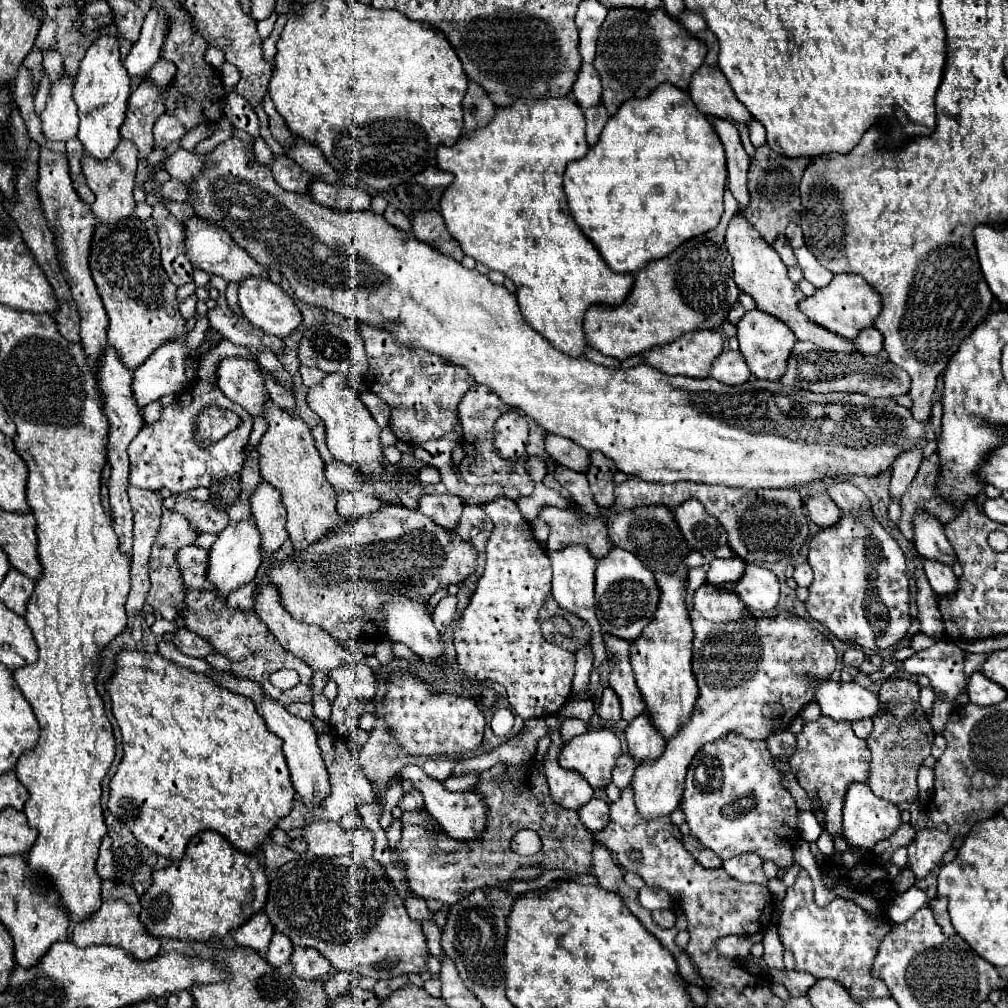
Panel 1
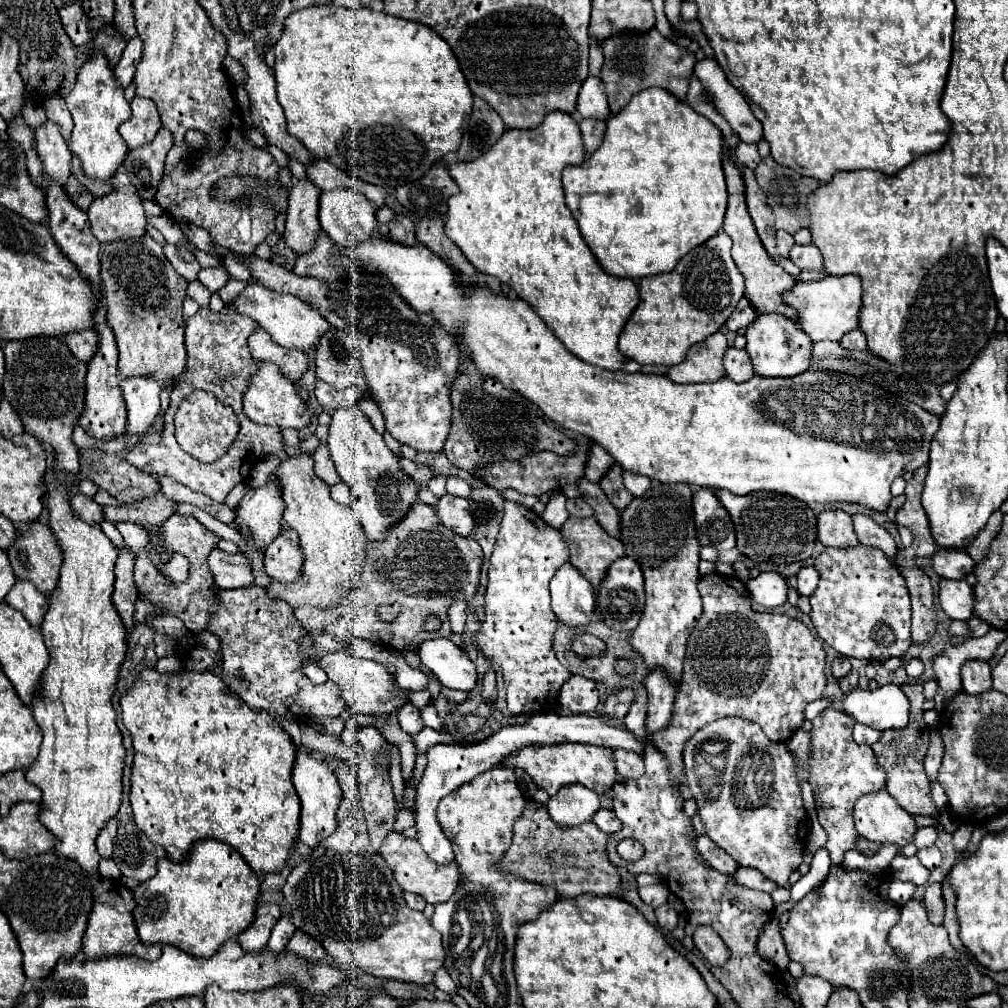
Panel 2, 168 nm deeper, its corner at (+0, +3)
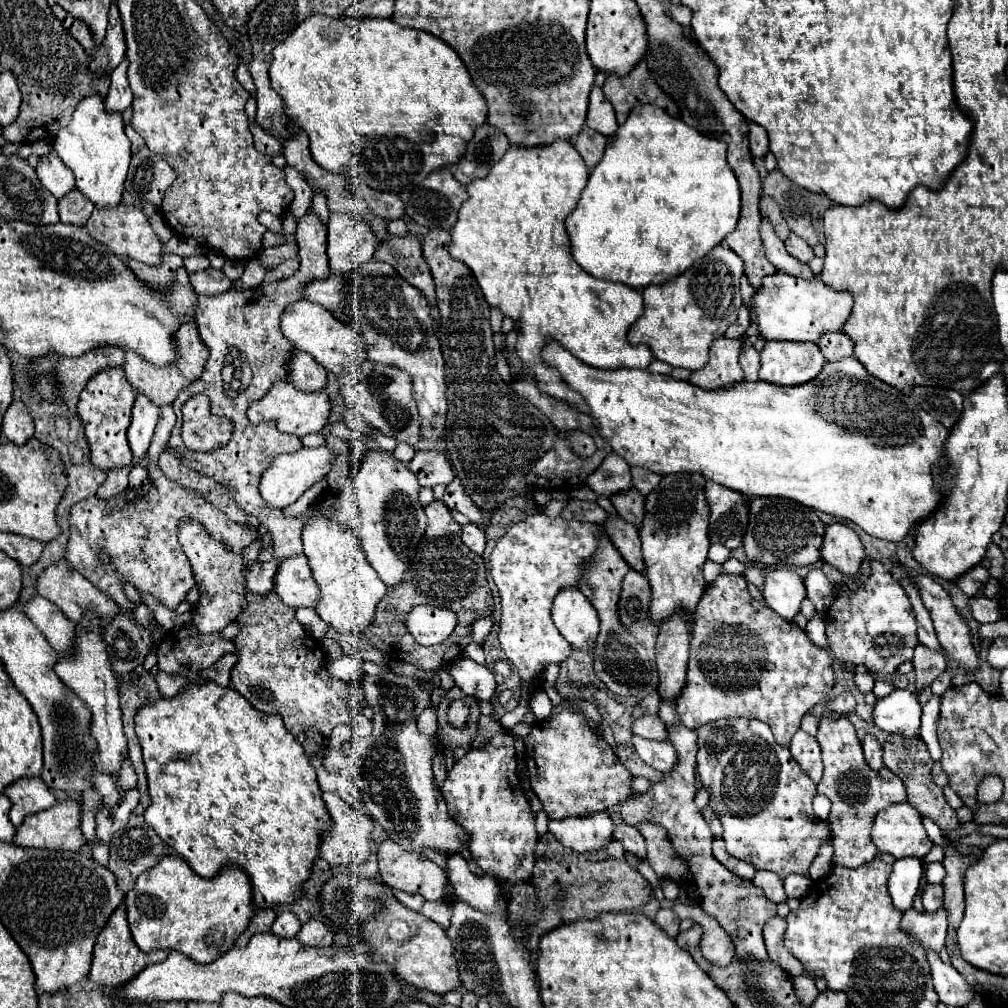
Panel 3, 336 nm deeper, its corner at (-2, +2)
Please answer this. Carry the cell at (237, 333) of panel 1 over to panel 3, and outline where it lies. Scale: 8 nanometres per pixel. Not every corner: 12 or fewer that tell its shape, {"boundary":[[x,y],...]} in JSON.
{"boundary":[[291,352],[287,382],[299,390],[319,392],[325,368],[307,352]]}

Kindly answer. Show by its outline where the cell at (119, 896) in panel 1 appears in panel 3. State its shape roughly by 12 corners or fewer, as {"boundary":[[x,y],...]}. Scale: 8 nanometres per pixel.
{"boundary":[[125,904],[109,916],[89,978],[121,986],[165,950],[143,952],[131,938]]}

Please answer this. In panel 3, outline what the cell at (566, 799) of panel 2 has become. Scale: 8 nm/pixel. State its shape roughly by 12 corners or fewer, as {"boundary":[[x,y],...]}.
{"boundary":[[607,812],[551,820],[549,832],[575,852],[613,838]]}

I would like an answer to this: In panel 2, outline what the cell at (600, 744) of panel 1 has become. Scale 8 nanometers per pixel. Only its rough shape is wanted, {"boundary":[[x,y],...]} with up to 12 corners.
{"boundary":[[583,743],[521,749],[505,759],[553,797],[565,785],[603,795],[613,749]]}

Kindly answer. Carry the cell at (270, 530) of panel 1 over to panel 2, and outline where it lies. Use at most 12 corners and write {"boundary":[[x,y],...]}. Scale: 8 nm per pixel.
{"boundary":[[283,527],[265,551],[265,571],[277,583],[301,577],[303,553]]}

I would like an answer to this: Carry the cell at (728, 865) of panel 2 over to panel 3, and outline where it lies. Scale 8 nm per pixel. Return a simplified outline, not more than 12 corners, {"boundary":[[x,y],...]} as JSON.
{"boundary":[[723,838],[713,840],[713,856],[729,872],[751,880],[757,872],[751,864],[733,858]]}

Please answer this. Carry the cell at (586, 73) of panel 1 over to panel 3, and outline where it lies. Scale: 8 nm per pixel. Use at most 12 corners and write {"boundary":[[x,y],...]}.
{"boundary":[[599,86],[591,88],[587,126],[617,130],[615,110]]}

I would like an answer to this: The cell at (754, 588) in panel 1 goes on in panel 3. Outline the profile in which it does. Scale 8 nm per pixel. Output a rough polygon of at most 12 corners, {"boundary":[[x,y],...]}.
{"boundary":[[785,568],[765,576],[763,598],[793,620],[805,598],[803,580]]}

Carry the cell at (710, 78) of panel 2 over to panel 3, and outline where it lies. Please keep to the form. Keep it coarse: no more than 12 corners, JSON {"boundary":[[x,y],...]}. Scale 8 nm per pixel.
{"boundary":[[749,120],[749,148],[765,156],[769,138],[763,126]]}

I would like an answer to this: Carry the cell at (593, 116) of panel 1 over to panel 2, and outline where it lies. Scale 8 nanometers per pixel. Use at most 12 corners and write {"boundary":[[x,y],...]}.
{"boundary":[[579,119],[587,153],[597,151],[605,135],[605,121]]}

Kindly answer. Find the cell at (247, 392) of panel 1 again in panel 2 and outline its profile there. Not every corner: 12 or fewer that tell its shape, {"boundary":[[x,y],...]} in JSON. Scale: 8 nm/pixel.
{"boundary":[[257,363],[243,399],[257,425],[305,429],[311,411],[273,363]]}

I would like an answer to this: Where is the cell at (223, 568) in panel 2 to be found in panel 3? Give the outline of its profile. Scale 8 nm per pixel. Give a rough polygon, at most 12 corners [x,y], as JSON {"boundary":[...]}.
{"boundary":[[275,560],[245,566],[245,590],[267,594],[273,590]]}

